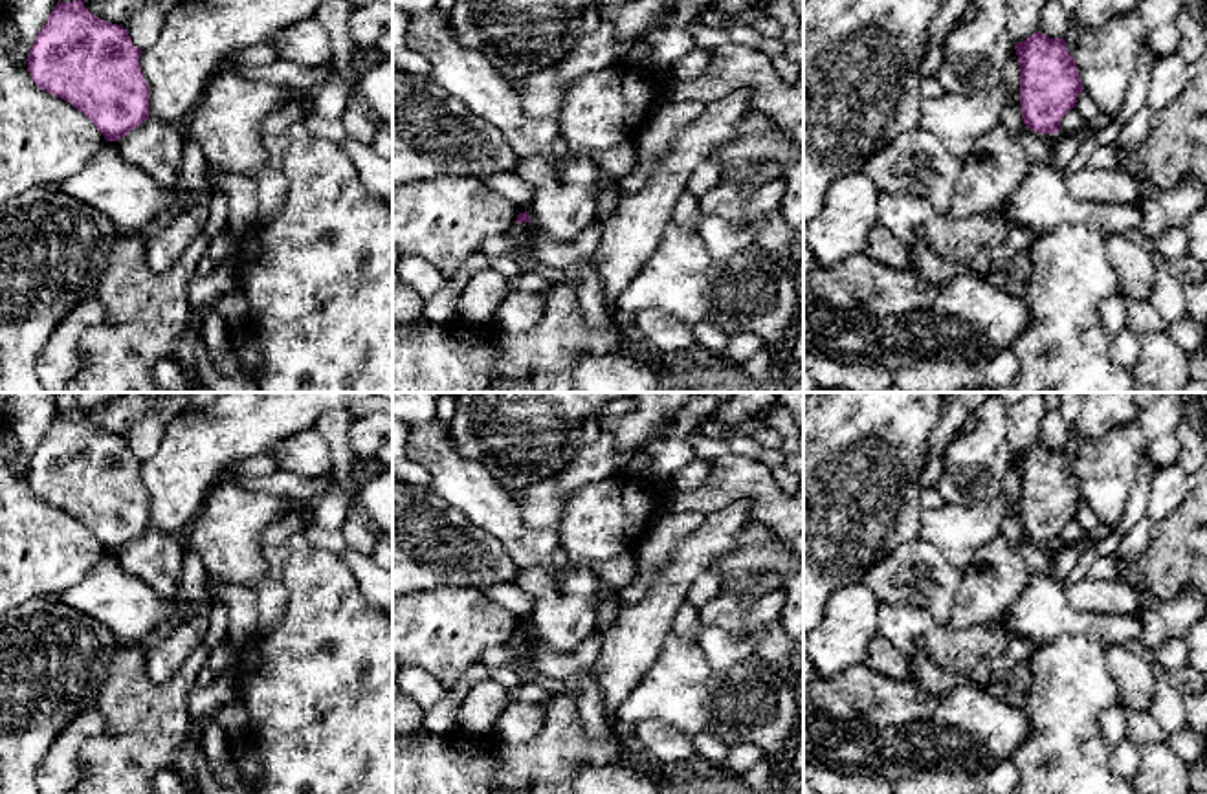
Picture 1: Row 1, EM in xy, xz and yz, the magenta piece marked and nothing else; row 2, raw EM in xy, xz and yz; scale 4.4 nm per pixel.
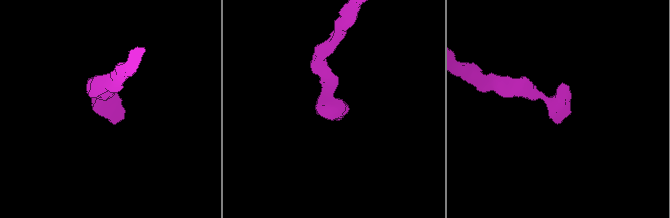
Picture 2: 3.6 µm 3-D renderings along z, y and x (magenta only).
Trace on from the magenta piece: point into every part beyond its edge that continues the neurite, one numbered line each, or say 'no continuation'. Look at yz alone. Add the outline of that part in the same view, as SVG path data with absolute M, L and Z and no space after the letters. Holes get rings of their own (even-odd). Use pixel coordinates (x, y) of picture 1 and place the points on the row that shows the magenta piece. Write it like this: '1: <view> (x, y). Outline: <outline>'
no continuation

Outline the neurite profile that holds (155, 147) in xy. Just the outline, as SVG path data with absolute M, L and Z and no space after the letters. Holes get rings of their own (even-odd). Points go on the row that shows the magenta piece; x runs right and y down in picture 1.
M149 117L116 141L121 158L143 171L161 189L172 189L182 169L183 125Z

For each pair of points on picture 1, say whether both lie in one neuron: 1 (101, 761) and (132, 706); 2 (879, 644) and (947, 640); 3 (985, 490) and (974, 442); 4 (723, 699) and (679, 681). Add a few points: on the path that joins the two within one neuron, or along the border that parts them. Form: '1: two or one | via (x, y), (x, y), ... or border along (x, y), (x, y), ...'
1: one | via (114, 749), (132, 730), (132, 719)
2: two | border along (879, 631), (908, 659)
3: one | via (976, 479), (974, 453)
4: one | via (712, 699), (697, 699), (690, 692)

